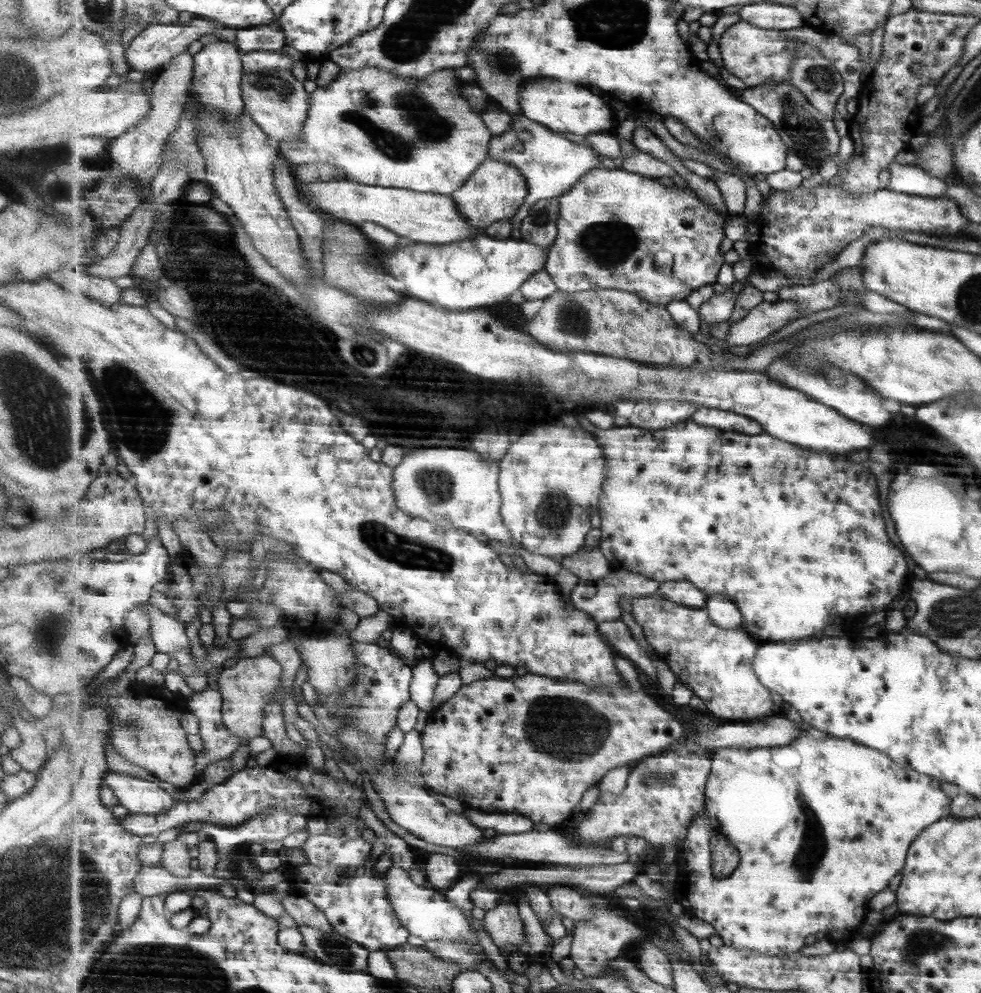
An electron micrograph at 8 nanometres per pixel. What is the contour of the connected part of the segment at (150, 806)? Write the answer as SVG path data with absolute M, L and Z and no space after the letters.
M109 771L104 784L114 789L121 805L133 815L156 815L168 811L177 803L173 796L167 790L160 788L155 781Z

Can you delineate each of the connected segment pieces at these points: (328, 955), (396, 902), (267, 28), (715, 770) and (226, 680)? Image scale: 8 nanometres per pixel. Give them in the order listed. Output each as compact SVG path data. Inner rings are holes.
M312 926L300 927L305 950L313 951L317 961L333 965L345 972L367 972L370 952L361 944L341 936L333 929L329 934Z
M391 865L386 871L386 887L399 920L411 935L427 942L451 940L479 946L477 936L475 936L467 916L463 914L463 910L447 900L443 891L437 891L428 885L418 886L409 878L409 874L403 868L394 865Z
M278 24L263 25L262 27L238 29L236 45L242 54L263 50L279 52L285 51L288 46L288 37Z
M813 726L801 731L791 744L779 747L758 747L755 749L723 748L713 755L712 771L706 784L706 811L691 822L687 828L687 836L680 844L678 855L679 868L682 872L681 886L674 892L676 901L687 908L687 911L698 919L709 922L717 929L718 936L724 945L736 950L748 949L761 952L763 955L781 956L799 953L805 946L807 936L817 932L827 934L833 942L847 942L855 937L857 930L866 923L871 900L877 892L887 888L887 882L899 874L906 862L906 852L910 844L930 824L949 816L950 797L942 791L941 784L915 772L914 769L898 765L885 753L866 745L853 742L851 739L819 736ZM715 832L726 836L740 852L740 865L731 876L720 879L713 876L711 870L711 838Z
M264 652L249 660L231 663L220 673L217 683L224 698L224 723L240 738L242 746L239 748L247 748L251 739L264 734L264 710L272 703L274 696L277 696L277 699L281 697L277 693L277 686L281 684L283 671L283 665Z

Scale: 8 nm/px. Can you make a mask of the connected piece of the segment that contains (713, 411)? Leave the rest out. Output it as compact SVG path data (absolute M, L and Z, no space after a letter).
M699 407L699 410L693 413L692 419L703 426L715 427L719 430L747 433L748 435L758 435L763 432L761 424L756 420L717 408Z

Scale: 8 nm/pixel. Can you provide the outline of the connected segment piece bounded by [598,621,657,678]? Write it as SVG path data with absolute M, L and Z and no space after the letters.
M622 621L598 623L598 631L605 641L610 644L617 654L643 668L649 676L657 678L654 661L647 655L641 644L633 638L629 626Z

